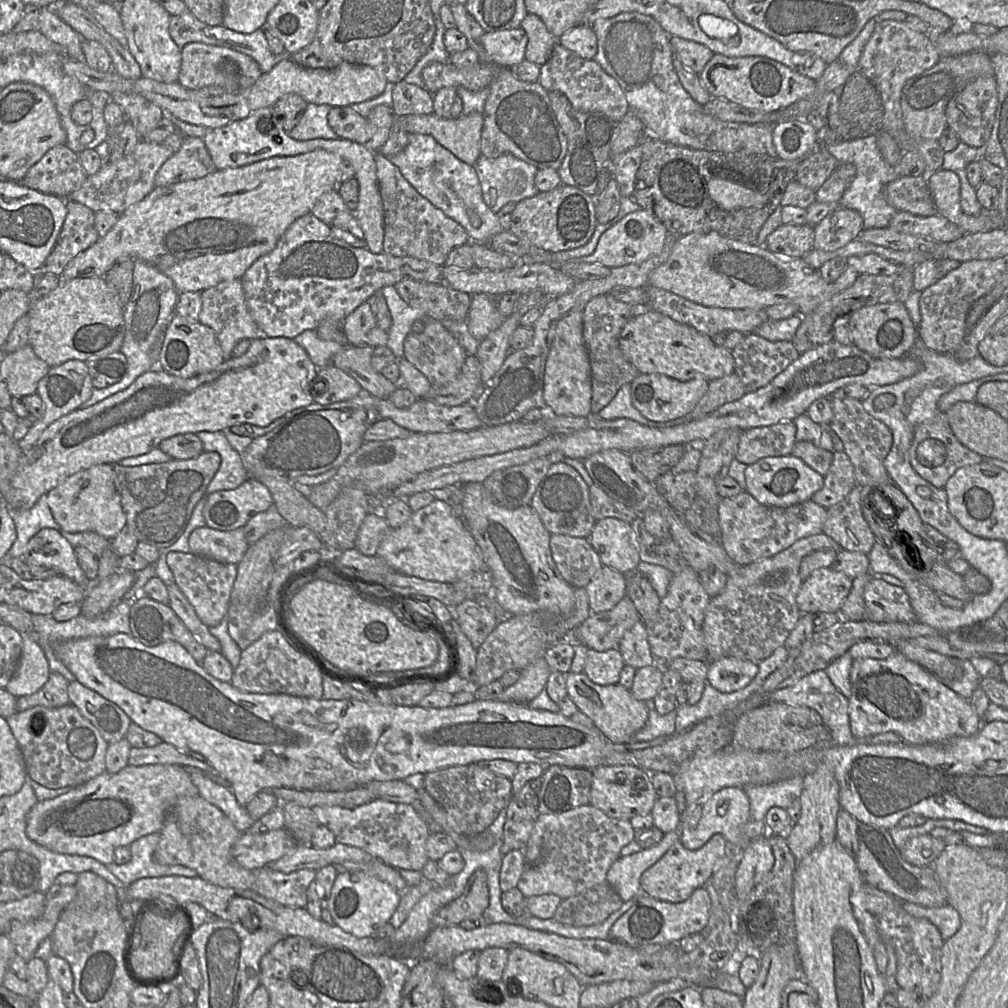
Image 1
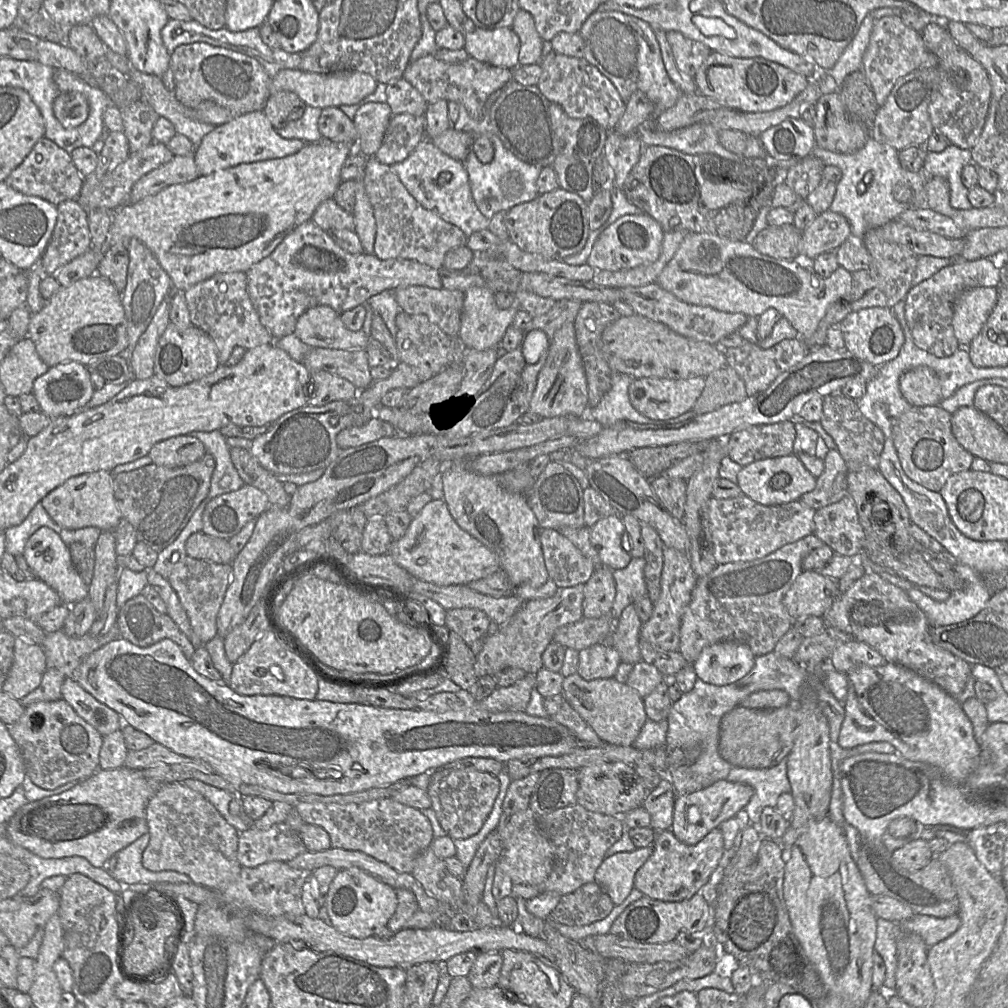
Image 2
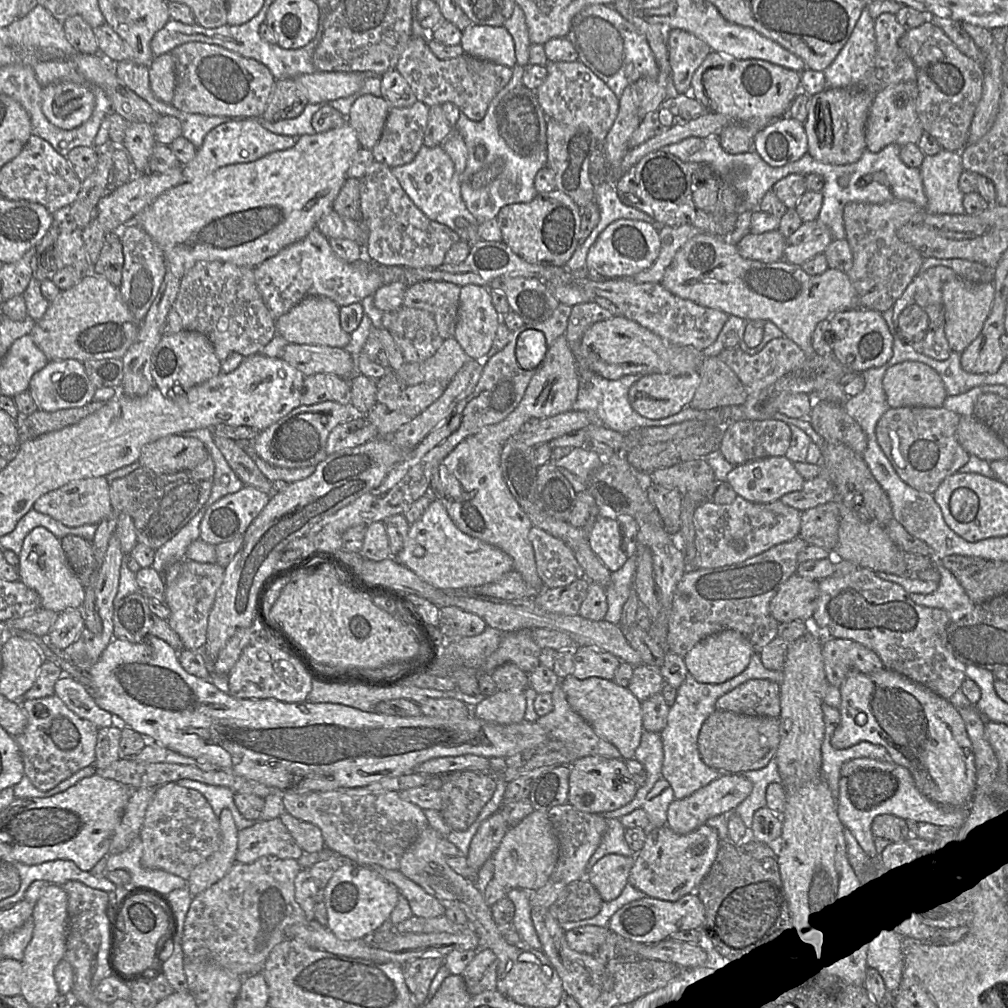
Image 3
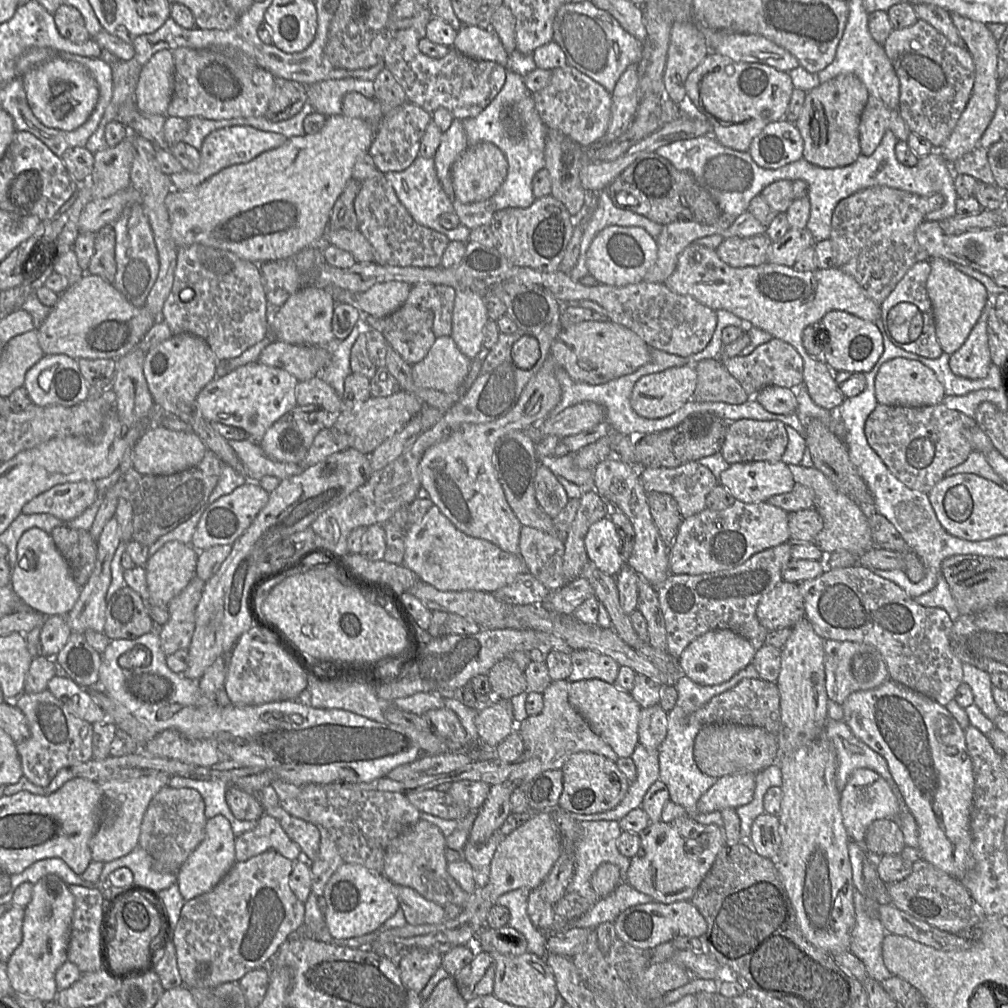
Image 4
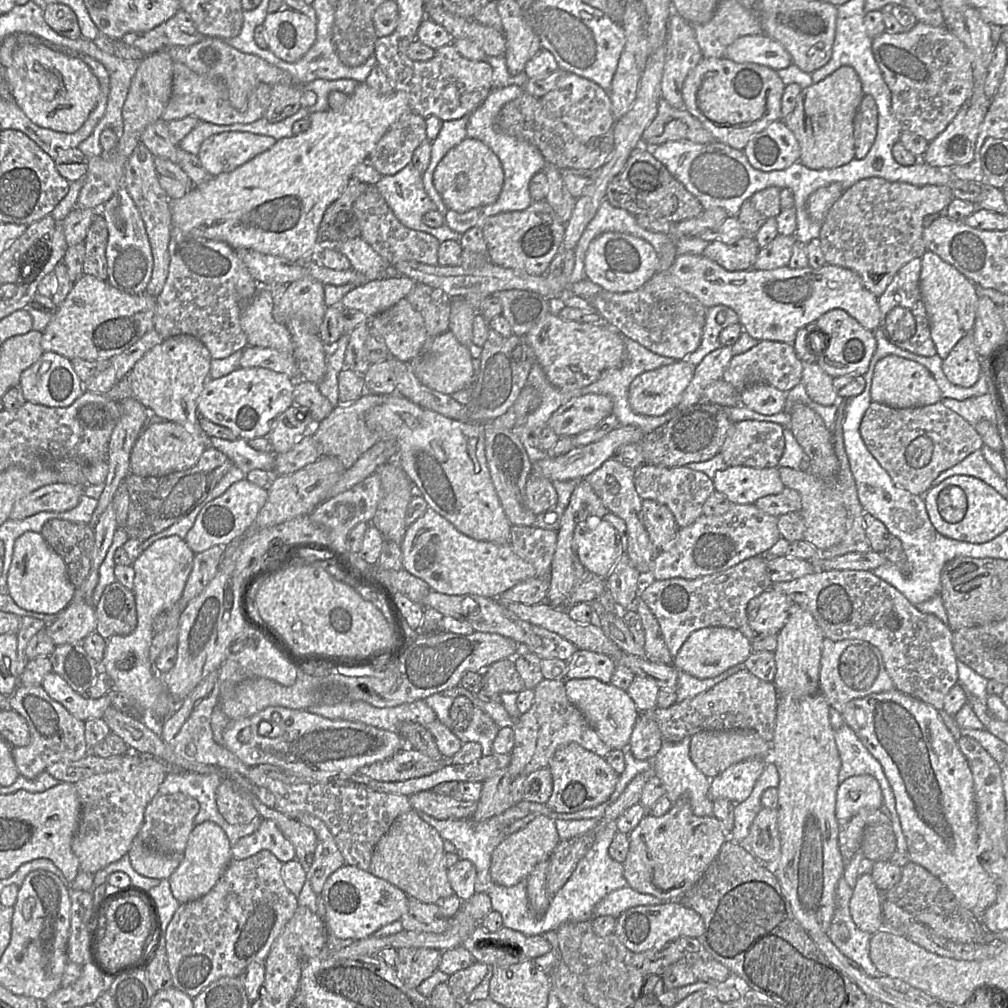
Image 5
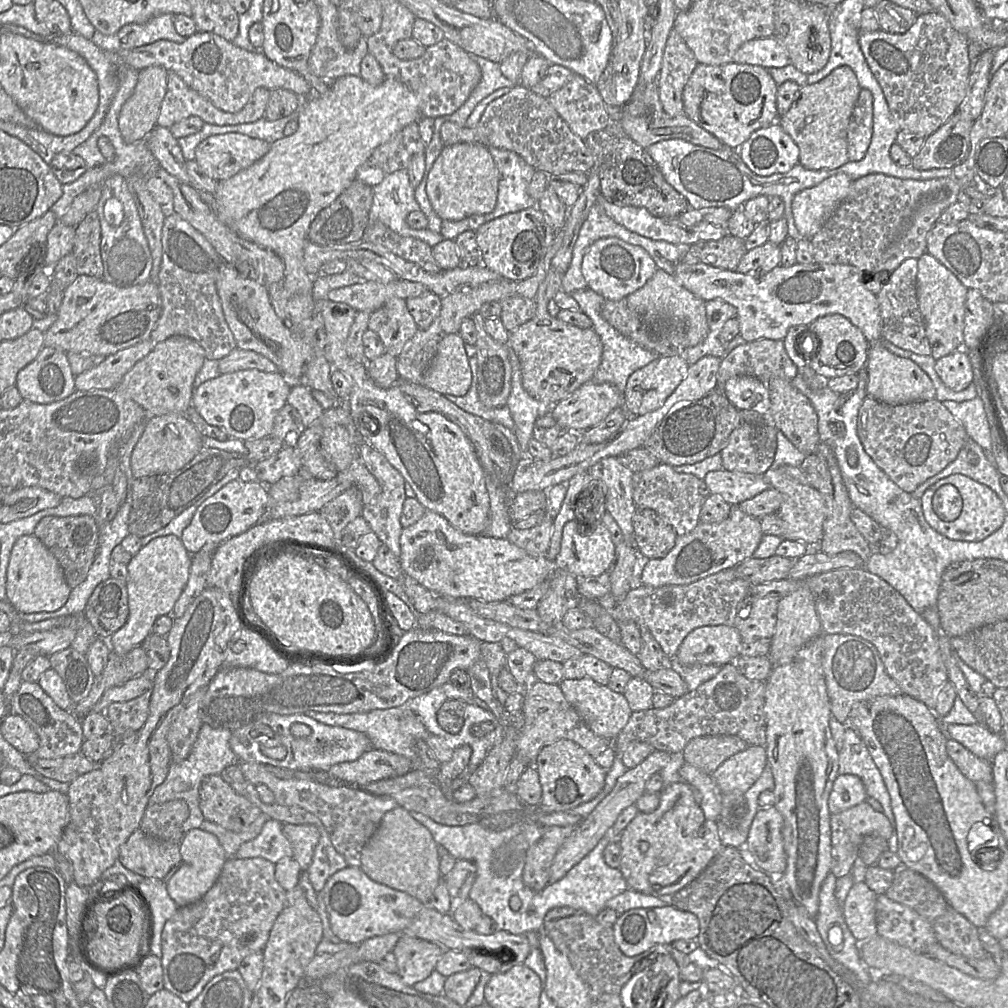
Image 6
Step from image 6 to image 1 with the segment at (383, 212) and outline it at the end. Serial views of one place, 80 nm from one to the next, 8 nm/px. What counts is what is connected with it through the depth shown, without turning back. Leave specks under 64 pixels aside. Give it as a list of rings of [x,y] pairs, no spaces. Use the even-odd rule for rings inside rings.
[[[410,134],[407,146],[389,158],[420,195],[467,231],[470,241],[487,244],[494,235],[503,232],[497,214],[483,200],[474,166],[459,160],[432,136]]]

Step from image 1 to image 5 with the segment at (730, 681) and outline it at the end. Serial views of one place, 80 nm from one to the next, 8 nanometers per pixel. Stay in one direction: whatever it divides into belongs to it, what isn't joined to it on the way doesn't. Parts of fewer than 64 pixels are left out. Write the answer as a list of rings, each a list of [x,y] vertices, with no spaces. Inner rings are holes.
[[[714,626],[694,631],[684,642],[674,658],[677,671],[684,671],[696,678],[713,678],[727,669],[745,662],[752,653],[751,641],[739,630]]]

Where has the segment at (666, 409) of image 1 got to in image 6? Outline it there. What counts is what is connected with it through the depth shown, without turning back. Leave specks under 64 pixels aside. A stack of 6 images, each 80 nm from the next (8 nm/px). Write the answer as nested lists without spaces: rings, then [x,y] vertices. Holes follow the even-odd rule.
[[[683,355],[661,356],[633,372],[623,395],[625,412],[640,416],[660,408],[686,377],[689,366]]]

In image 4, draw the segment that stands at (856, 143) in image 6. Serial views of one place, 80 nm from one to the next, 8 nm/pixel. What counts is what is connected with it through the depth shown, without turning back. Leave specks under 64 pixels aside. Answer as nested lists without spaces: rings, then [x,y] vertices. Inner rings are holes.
[[[869,96],[859,123],[861,154],[870,156],[880,144],[884,133],[888,130],[899,141],[906,142],[911,134],[898,109],[890,109],[881,100],[874,96]]]

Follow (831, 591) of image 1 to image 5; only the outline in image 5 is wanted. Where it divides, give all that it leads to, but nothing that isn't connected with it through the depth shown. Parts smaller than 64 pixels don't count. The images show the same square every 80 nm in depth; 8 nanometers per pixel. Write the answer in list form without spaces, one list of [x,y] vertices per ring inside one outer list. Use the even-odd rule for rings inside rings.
[[[773,589],[751,599],[746,613],[750,628],[757,634],[777,634],[785,625],[794,602]]]

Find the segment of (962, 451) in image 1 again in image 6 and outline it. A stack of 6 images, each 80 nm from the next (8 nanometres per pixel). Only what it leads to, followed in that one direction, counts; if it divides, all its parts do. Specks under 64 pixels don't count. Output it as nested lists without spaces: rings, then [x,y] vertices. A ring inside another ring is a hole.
[[[866,397],[856,428],[865,452],[892,482],[910,494],[953,462],[970,439],[962,424],[936,399],[890,405]]]

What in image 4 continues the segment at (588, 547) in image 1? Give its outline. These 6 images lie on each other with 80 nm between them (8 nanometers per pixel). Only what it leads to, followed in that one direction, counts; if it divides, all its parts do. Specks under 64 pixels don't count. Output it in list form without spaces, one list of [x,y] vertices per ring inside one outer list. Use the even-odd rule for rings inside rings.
[[[523,526],[520,531],[519,555],[535,576],[550,591],[567,584],[563,575],[564,542],[542,530]]]

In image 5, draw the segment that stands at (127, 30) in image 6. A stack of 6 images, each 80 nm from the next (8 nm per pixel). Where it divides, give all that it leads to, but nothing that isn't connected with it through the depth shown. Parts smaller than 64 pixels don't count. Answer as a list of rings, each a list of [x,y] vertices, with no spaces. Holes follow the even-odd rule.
[[[169,18],[155,28],[145,32],[129,32],[121,40],[138,48],[145,56],[161,51],[170,46],[190,46],[206,36],[199,32],[187,34],[179,28],[175,18]]]

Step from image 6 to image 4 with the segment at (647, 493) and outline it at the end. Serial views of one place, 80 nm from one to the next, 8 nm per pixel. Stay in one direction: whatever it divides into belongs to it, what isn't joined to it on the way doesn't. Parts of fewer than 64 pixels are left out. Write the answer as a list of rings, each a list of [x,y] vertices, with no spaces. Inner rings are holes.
[[[690,461],[673,468],[638,468],[638,474],[646,493],[657,491],[671,495],[677,501],[683,519],[705,509],[707,495],[718,484],[718,480],[710,469],[701,465],[698,461]]]

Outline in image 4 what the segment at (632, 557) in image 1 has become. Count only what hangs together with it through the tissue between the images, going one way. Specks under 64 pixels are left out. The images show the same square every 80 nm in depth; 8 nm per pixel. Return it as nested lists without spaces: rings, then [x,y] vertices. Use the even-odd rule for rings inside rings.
[[[608,516],[593,523],[585,536],[585,549],[588,559],[591,560],[602,572],[615,576],[625,564],[621,556],[622,543],[619,528]]]

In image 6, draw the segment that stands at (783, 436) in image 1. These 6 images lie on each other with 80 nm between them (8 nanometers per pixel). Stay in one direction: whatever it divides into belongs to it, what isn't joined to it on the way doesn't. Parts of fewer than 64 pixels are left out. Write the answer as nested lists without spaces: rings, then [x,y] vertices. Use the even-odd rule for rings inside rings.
[[[742,422],[720,452],[724,470],[763,475],[773,467],[777,428],[772,423]]]

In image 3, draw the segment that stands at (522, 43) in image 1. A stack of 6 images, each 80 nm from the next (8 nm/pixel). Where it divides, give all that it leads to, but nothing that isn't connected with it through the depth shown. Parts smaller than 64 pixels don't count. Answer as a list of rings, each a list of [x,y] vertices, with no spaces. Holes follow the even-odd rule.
[[[471,25],[462,31],[459,45],[463,48],[464,54],[478,59],[488,60],[510,68],[517,64],[514,40],[503,26]]]

